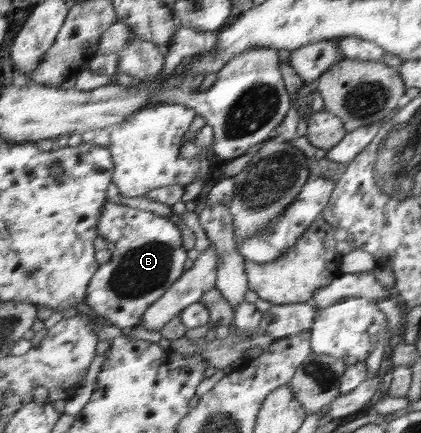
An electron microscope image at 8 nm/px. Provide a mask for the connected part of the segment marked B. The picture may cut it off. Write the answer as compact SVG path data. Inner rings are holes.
M110 201L104 205L102 219L99 221L99 235L108 241L110 260L99 265L99 270L91 278L88 297L85 301L96 314L120 329L135 328L142 323L142 315L155 301L162 299L171 289L171 285L184 273L186 249L183 247L182 231L168 217L154 215L152 211L132 209L124 205L116 205Z

